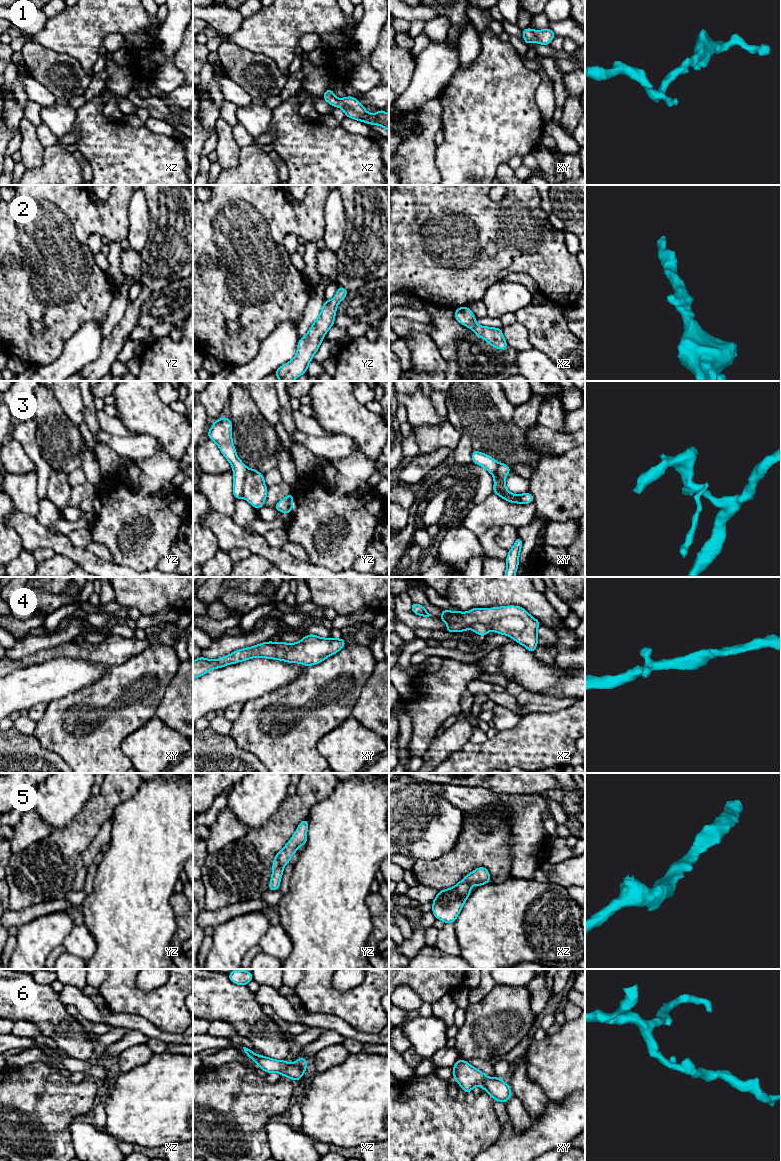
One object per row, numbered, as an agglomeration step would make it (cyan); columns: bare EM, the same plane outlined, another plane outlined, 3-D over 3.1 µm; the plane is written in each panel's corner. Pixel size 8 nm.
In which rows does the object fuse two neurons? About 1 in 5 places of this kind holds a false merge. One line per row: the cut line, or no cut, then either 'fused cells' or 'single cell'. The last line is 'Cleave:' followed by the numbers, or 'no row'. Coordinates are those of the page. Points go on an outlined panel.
1: no cut; single cell
2: no cut; single cell
3: cut in yz along (247, 468), (244, 474), (242, 496); fused cells
4: no cut; single cell
5: no cut; single cell
6: no cut; single cell
Cleave: 3

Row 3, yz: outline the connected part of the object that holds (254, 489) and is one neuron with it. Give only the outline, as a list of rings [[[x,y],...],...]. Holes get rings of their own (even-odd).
[[[247,468],[243,483],[243,498],[254,508],[259,509],[266,500],[267,488],[264,476],[256,469]]]

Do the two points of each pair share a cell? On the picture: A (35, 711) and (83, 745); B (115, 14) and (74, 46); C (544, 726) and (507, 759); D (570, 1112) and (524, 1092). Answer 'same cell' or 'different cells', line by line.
A: different cells
B: same cell
C: same cell
D: different cells

